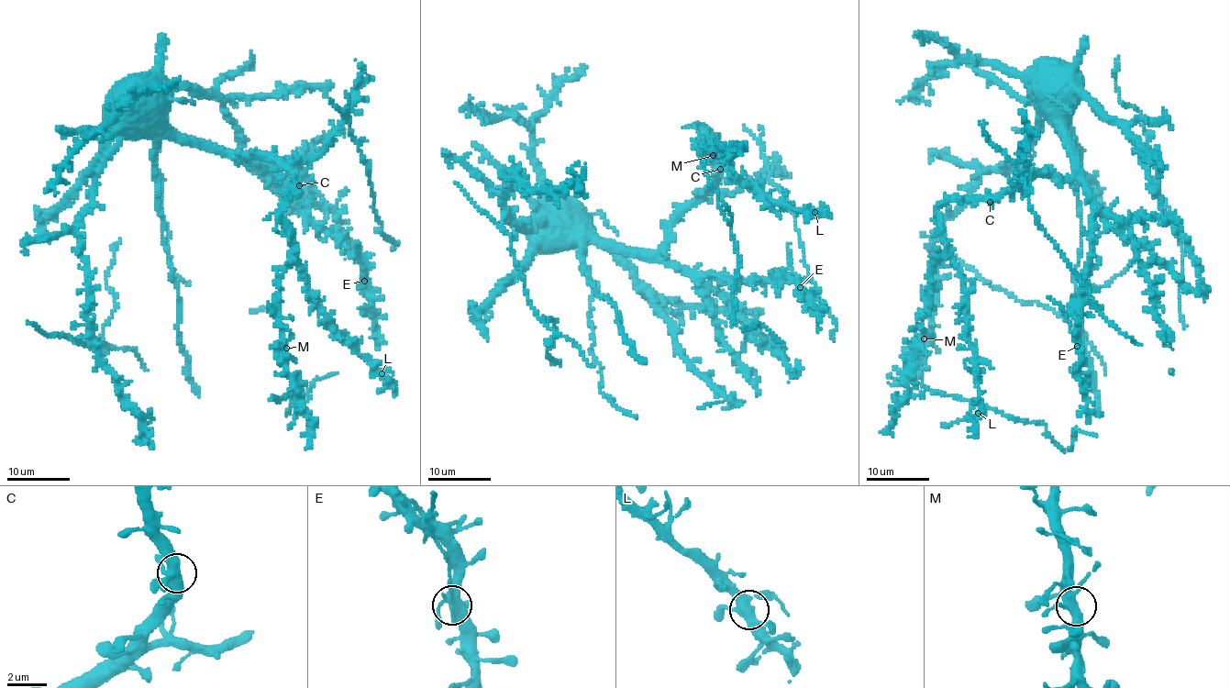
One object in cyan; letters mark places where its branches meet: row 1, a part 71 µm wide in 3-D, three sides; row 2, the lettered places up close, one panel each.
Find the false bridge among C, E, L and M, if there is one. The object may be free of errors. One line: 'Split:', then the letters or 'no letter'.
Split: E

